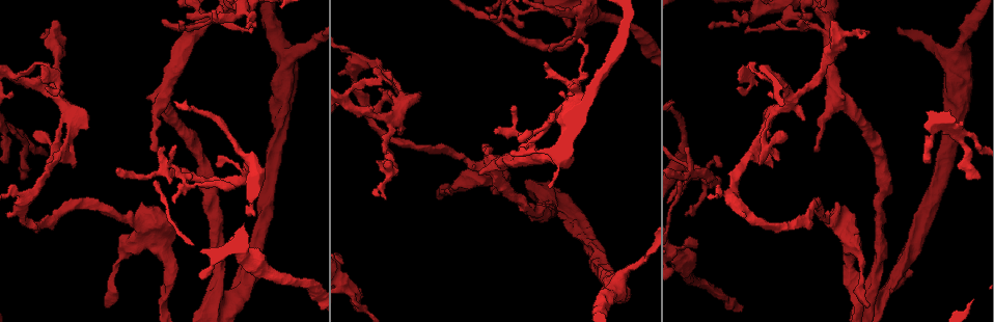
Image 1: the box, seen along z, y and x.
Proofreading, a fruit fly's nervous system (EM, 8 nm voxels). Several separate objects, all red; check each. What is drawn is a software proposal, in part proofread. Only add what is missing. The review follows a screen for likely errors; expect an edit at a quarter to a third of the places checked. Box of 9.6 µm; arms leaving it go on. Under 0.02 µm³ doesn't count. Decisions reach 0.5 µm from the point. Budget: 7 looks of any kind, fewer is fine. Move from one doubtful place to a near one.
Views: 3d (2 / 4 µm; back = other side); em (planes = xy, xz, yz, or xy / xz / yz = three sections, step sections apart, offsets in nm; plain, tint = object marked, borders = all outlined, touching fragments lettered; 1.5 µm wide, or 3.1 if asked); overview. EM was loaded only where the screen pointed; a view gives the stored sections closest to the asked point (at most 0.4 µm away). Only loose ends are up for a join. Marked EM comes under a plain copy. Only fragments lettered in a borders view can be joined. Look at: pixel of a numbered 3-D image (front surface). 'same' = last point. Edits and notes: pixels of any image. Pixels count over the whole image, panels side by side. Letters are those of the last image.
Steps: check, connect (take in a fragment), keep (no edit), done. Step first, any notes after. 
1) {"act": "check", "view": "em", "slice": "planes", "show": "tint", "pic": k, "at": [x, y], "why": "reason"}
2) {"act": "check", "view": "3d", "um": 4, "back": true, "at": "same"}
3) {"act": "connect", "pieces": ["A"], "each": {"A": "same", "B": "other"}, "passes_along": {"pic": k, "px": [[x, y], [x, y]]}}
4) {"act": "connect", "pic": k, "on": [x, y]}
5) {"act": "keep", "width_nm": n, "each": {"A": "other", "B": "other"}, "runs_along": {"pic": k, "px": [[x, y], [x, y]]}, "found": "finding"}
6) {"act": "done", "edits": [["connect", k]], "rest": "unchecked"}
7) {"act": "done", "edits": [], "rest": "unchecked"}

{"act": "check", "view": "em", "slice": "planes", "show": "tint", "pic": 1, "at": [867, 306], "why": "long arm stops here"}

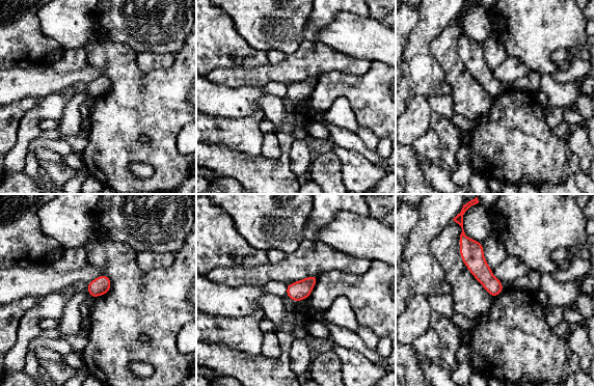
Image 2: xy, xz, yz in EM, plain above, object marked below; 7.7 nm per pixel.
{"act": "check", "view": "em", "slice": "planes", "show": "borders", "at": "same", "why": "what lies round it"}

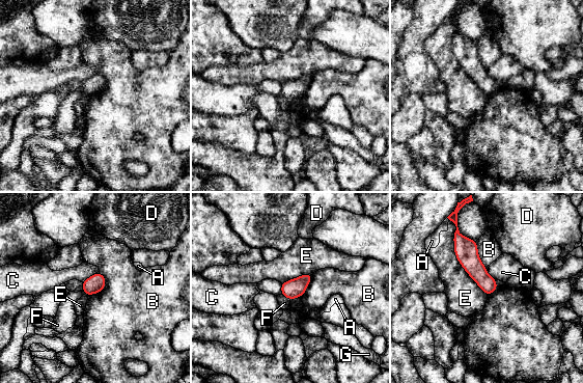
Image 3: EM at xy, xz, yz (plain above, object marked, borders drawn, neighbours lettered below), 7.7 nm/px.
{"act": "keep", "width_nm": 130, "each": {"A": "other", "B": "other", "C": "other", "D": "other", "E": "other", "F": "other", "G": "other"}, "border": {"pic": 3, "px": [[102, 273], [105, 286], [88, 296]]}, "found": "no lettered fragment goes on from it"}

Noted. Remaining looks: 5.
{"act": "check", "view": "3d", "um": 4, "back": true, "pic": 1, "at": [570, 25], "why": "an open end"}

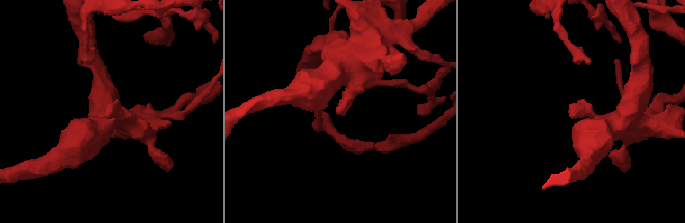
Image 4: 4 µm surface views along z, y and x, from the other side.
{"act": "check", "view": "em", "slice": "planes", "show": "tint", "pic": 4, "at": [337, 112], "why": "need the tissue"}

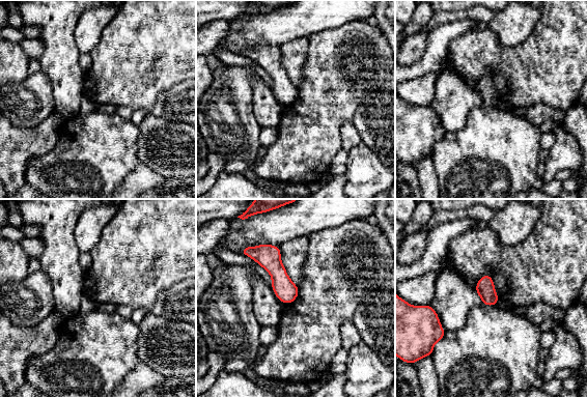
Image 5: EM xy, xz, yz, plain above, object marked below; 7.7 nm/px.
{"act": "check", "view": "em", "slice": "planes", "show": "borders", "at": "same"}

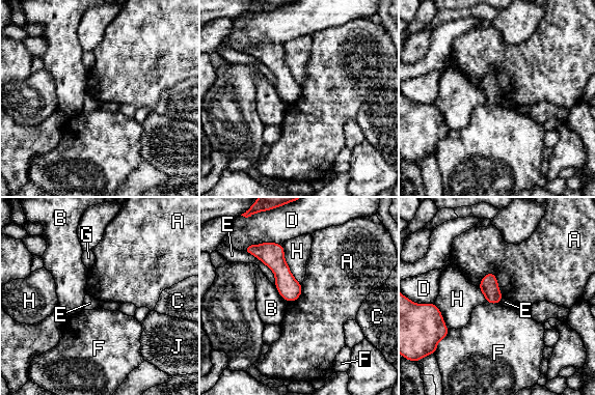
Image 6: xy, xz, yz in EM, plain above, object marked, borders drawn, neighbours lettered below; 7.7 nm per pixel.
{"act": "keep", "each": {"A": "other", "B": "other", "C": "other", "D": "other", "E": "other", "F": "other", "G": "other", "H": "other", "J": "other"}, "border": {"pic": 6, "px": [[489, 271], [494, 275], [503, 297]]}, "found": "no lettered fragment goes on from it"}

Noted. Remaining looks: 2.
{"act": "done", "edits": [], "rest": "unchecked"}

